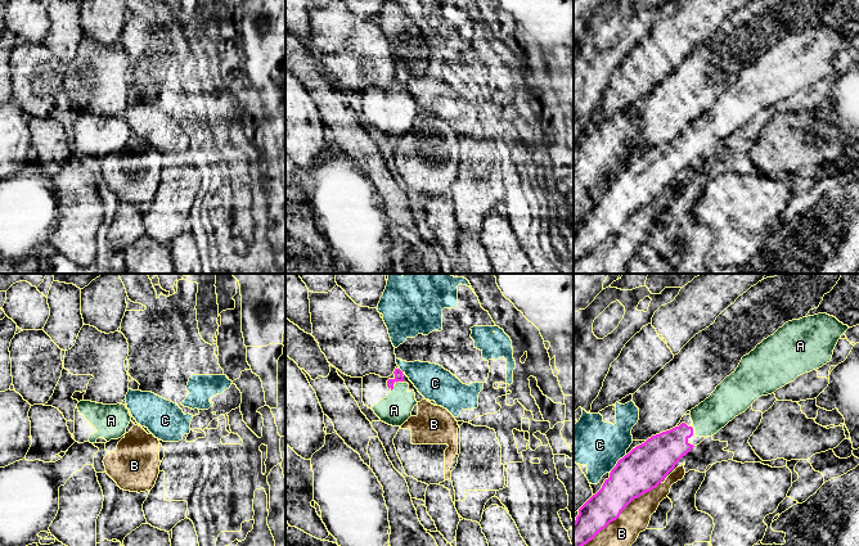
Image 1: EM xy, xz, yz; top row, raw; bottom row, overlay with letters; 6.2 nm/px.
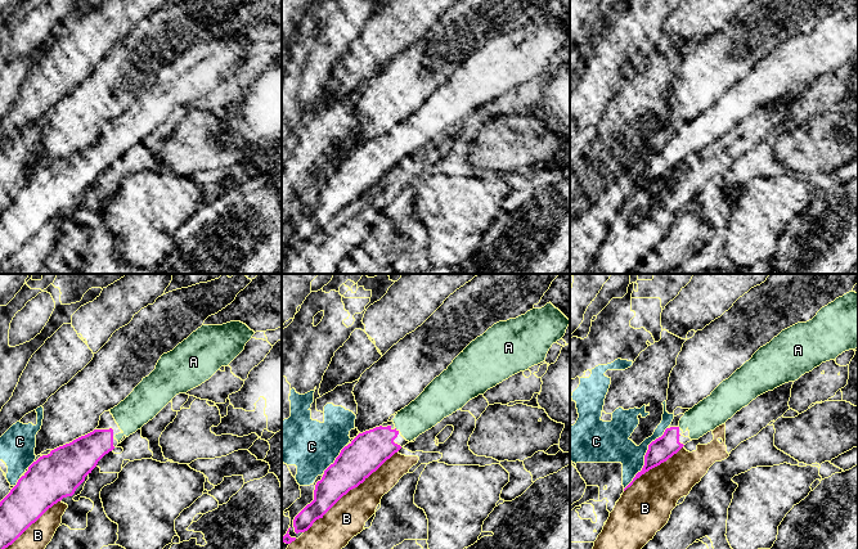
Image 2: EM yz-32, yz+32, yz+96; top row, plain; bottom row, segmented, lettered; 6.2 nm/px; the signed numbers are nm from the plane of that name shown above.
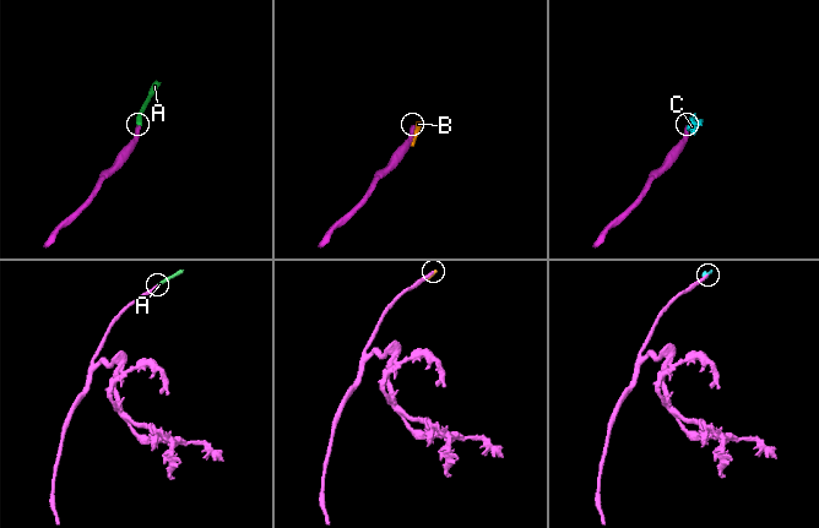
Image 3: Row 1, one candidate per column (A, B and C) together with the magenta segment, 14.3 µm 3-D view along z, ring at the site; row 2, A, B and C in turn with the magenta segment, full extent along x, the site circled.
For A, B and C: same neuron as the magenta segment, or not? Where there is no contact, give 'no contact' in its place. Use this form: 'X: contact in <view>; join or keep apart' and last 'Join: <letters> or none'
A: contact in xz; join
B: contact in yz; keep apart
C: contact in yz; keep apart
Join: A

